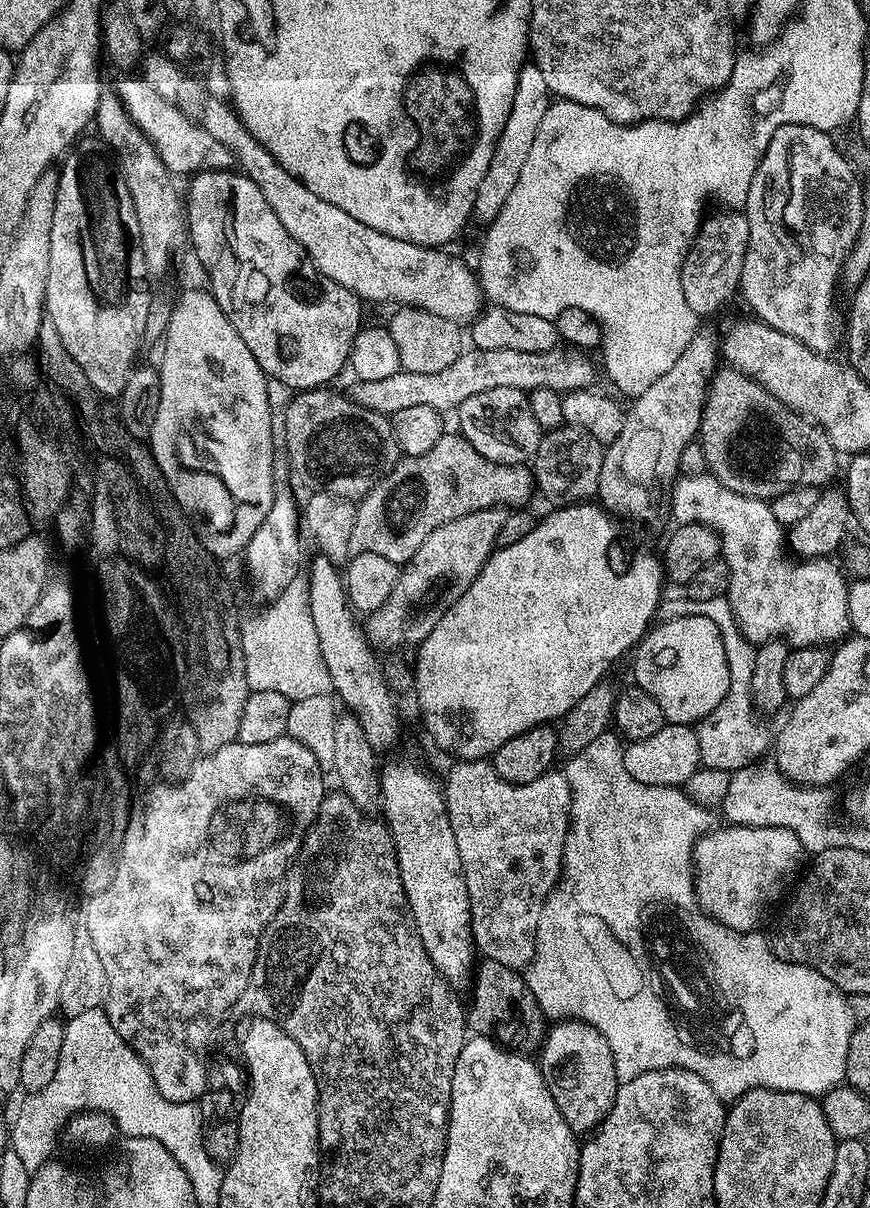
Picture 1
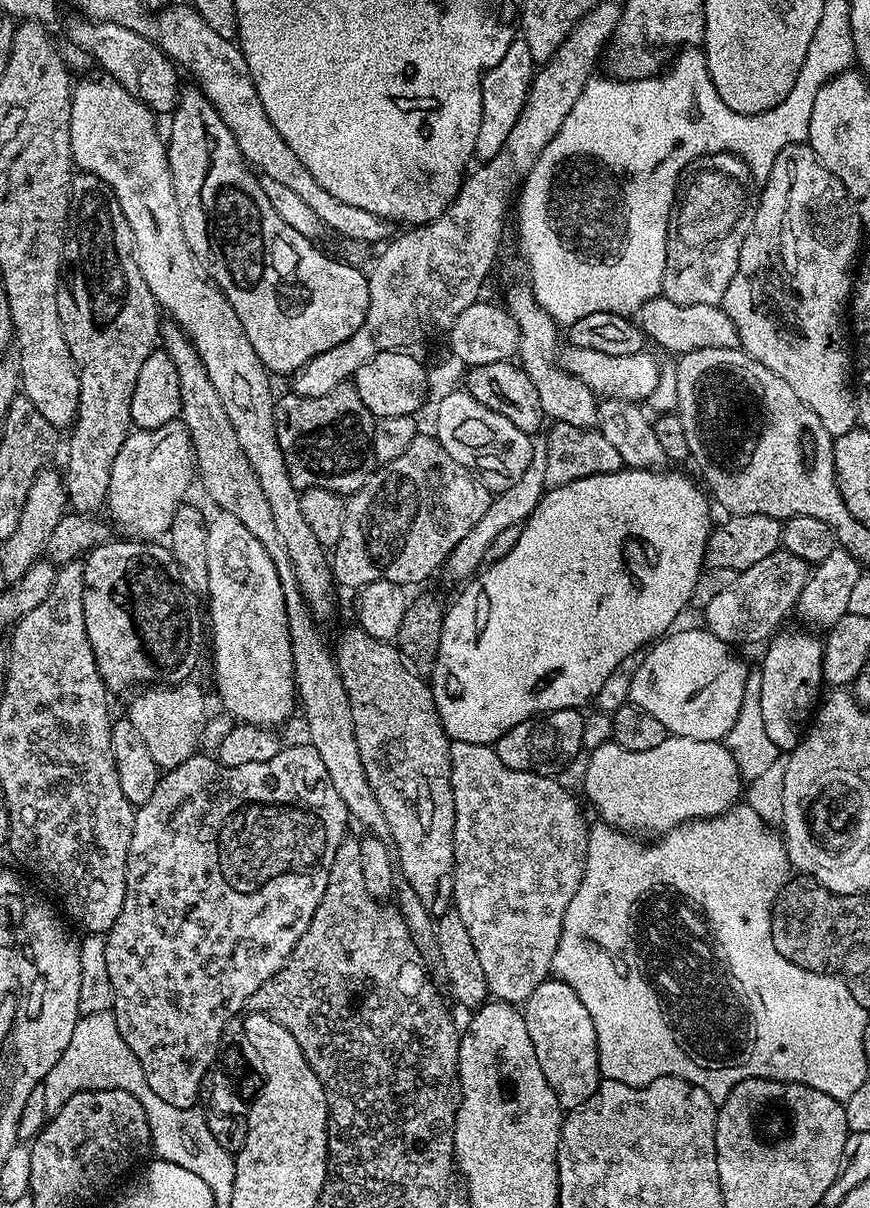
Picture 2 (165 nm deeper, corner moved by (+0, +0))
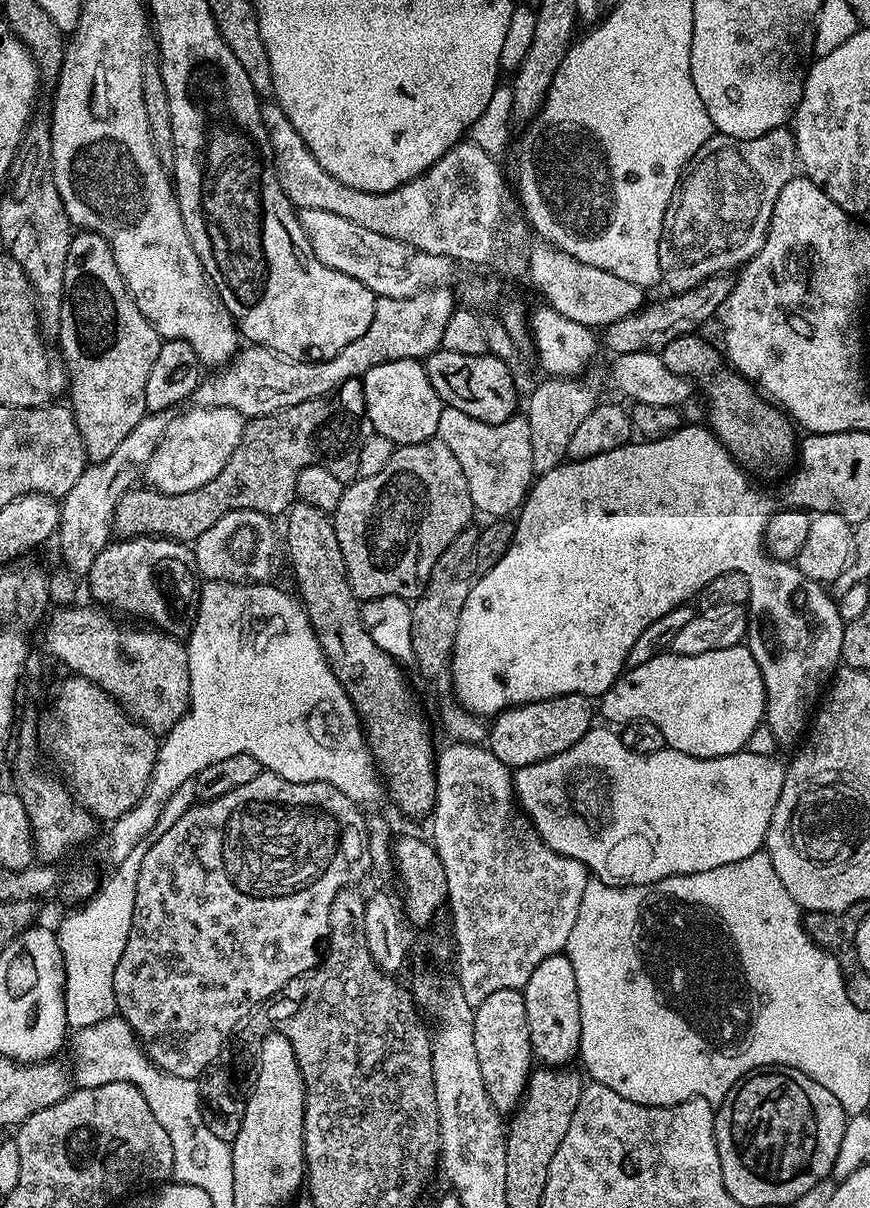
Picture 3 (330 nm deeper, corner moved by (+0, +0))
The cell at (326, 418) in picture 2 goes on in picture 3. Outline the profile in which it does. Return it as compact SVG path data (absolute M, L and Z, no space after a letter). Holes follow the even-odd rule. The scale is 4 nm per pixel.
M321 398L298 402L298 406L284 408L281 412L271 412L265 416L251 417L244 425L244 433L240 445L230 454L230 462L222 466L222 474L218 478L210 478L206 486L198 486L198 490L186 490L186 494L162 494L151 486L133 486L129 492L122 494L116 504L116 511L112 514L112 530L117 537L131 538L133 536L155 536L165 540L194 542L222 514L249 508L273 518L283 517L293 504L297 503L296 483L298 474L306 466L322 466L338 478L345 486L358 477L358 450L362 439L360 424L356 416L348 408L343 408L336 398Z

